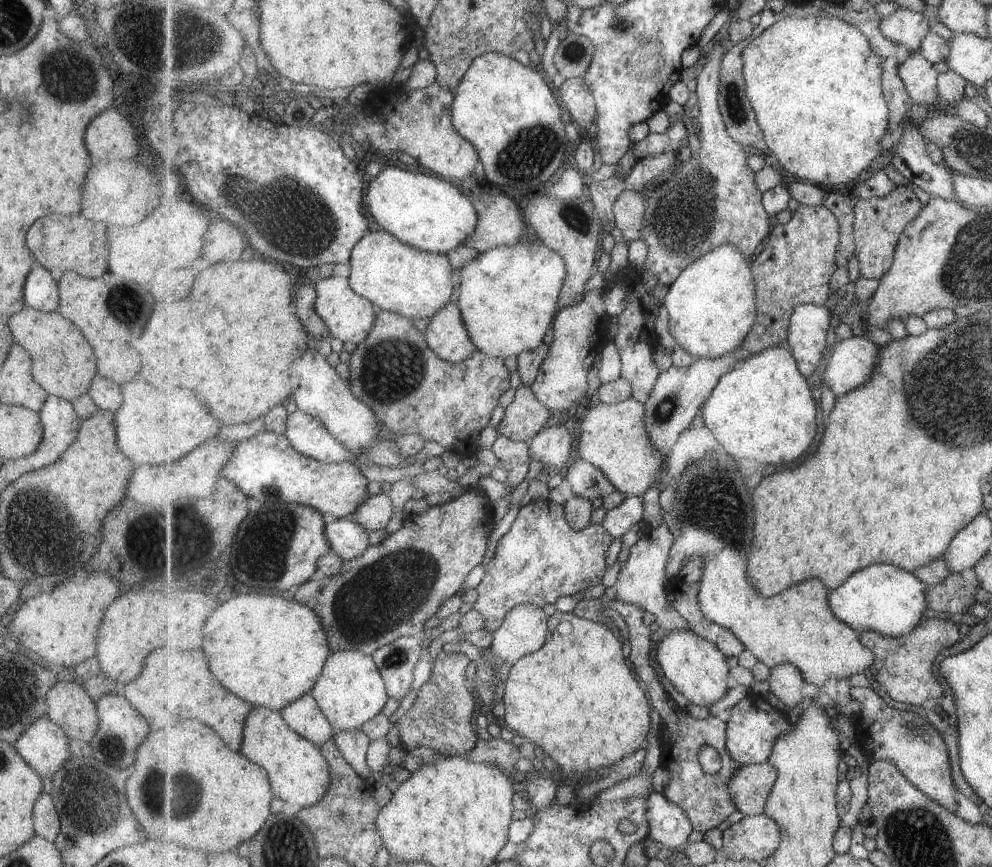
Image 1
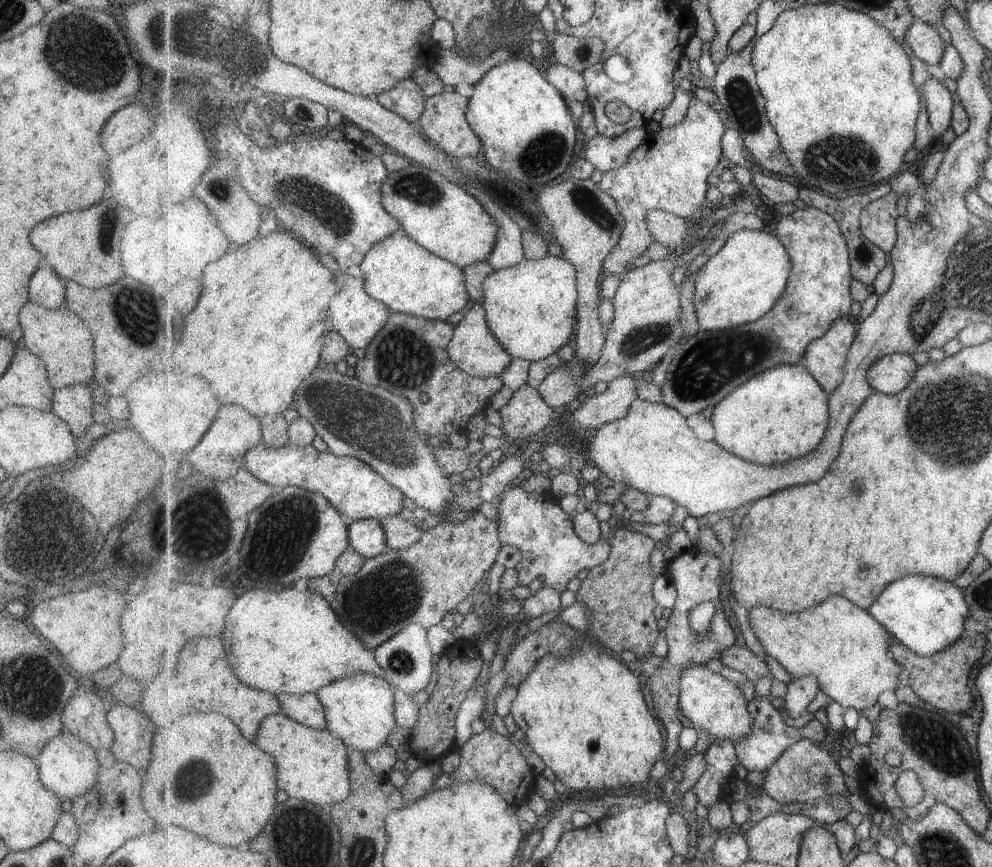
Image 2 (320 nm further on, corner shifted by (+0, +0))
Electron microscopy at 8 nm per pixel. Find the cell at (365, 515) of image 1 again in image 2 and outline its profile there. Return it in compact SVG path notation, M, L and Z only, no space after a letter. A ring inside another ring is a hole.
M400 515L388 516L381 520L387 535L387 549L403 550L419 542L426 530L417 528L411 521L401 518Z

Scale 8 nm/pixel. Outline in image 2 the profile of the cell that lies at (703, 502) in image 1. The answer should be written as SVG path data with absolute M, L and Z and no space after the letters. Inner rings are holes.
M833 596L831 600L809 608L803 614L783 614L779 610L753 606L748 609L748 620L764 651L786 669L791 679L811 674L817 676L822 687L821 692L844 708L853 708L857 712L867 710L877 704L879 696L885 690L894 691L899 686L899 674L904 667L890 654L890 647L896 642L895 639L867 610L859 608L847 598Z

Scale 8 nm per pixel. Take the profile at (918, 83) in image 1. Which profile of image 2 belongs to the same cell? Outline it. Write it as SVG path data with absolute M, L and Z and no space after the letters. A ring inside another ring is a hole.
M933 77L922 91L926 109L930 114L930 126L936 136L941 136L953 124L953 93L945 86L944 81Z

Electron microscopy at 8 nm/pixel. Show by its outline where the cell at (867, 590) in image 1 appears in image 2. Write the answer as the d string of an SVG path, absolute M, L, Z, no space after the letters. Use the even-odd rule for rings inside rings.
M921 574L907 576L891 584L891 588L887 588L887 592L883 592L883 596L879 596L879 600L871 608L867 608L867 612L879 624L883 624L883 628L896 642L922 656L937 654L939 650L955 644L966 633L965 620L969 614L963 589L957 588L953 581Z

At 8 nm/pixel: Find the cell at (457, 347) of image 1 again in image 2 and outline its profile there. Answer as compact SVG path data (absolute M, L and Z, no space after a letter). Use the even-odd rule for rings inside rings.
M474 304L455 328L454 337L449 344L450 357L465 373L486 379L490 376L502 375L503 371L514 362L515 358L507 352L506 348L502 348L500 340L491 330L483 304Z

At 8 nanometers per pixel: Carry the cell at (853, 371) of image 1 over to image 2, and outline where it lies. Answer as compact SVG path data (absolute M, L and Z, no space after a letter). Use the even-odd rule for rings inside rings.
M896 353L880 359L868 373L876 392L900 394L914 380L920 366L909 354Z

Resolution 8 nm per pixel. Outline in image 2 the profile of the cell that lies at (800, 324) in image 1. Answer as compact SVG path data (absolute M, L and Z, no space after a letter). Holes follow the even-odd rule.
M851 317L839 319L826 336L807 348L803 360L809 373L831 394L846 376L846 363L858 336L858 322Z

